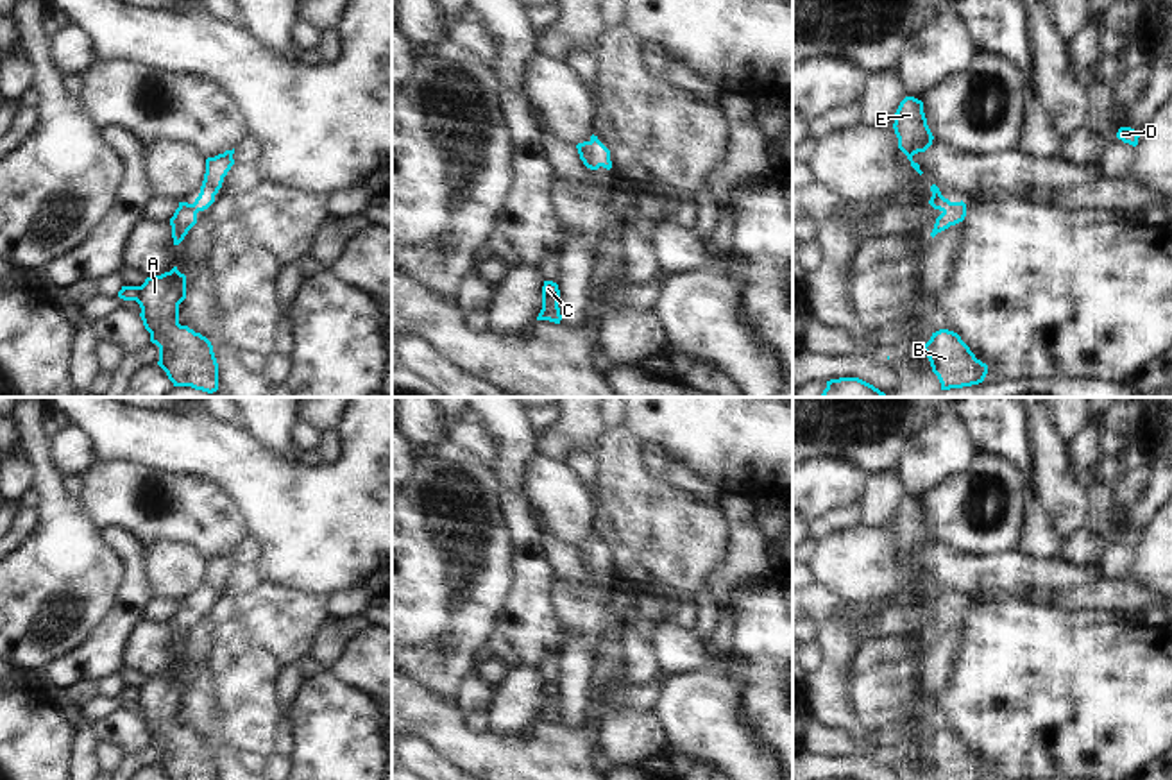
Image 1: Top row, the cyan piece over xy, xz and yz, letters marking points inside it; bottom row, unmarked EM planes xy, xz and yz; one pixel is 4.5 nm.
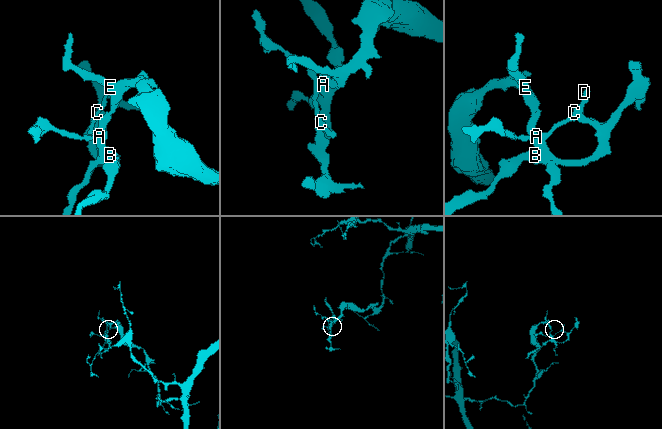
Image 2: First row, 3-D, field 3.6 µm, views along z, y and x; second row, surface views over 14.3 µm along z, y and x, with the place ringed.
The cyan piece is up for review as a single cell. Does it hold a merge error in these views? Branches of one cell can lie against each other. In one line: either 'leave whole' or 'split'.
leave whole

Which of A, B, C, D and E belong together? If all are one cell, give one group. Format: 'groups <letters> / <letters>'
groups A B C D E

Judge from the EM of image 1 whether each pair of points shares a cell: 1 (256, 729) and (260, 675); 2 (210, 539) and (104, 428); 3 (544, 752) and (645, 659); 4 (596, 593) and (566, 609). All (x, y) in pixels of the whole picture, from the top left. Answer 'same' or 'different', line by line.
1: same
2: different
3: different
4: same

